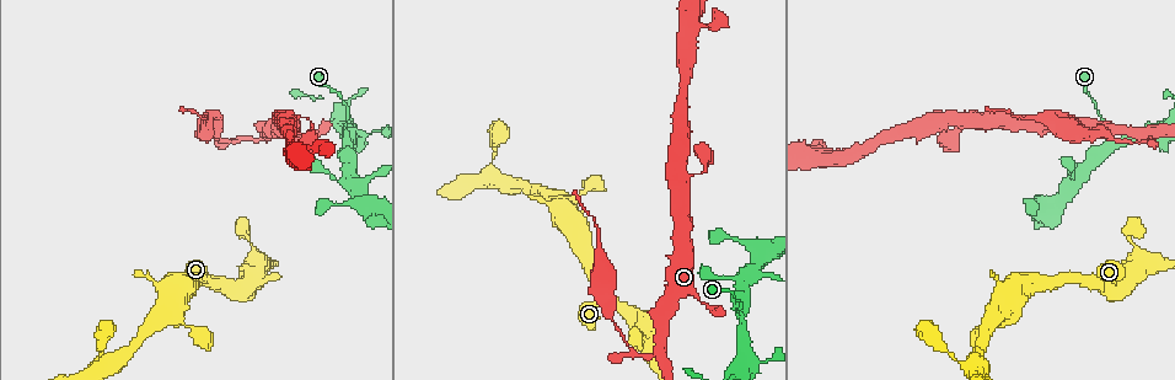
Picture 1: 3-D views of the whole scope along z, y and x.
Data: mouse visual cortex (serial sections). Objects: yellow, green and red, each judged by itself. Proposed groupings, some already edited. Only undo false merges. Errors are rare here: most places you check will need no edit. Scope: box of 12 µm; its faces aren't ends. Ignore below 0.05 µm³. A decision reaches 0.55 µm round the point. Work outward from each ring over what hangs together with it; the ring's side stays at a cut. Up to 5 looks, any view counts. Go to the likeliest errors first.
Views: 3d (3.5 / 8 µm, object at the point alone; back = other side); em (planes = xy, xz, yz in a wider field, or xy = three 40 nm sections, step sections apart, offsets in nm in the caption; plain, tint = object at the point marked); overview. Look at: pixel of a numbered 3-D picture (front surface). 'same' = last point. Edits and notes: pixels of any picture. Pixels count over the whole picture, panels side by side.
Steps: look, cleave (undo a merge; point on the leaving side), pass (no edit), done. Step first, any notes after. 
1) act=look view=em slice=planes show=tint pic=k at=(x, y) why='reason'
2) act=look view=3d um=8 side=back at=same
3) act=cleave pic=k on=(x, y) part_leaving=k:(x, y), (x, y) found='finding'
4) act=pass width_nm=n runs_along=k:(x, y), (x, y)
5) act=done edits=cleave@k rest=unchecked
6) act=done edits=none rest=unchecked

act=look view=3d um=3.5 pic=1 at=(622, 339) why='thin neck'

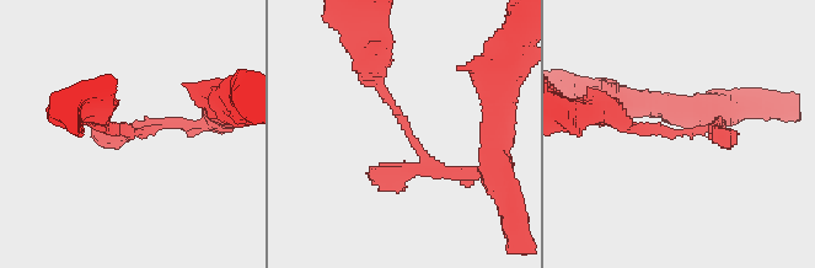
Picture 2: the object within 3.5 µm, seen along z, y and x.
act=look view=em slice=xy step=5 show=tint pic=2 at=(131, 135) arm_widths_nm=150,200 why='shape alone is not enough'

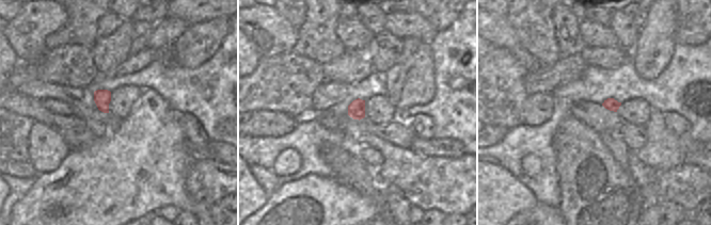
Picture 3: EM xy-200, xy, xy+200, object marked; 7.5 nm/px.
act=pass runs_along=2:(467, 177), (418, 149), (373, 66) found='one cell here'

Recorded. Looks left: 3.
act=look view=em slice=xy step=1 show=tint pic=1 at=(741, 281) why='calibre changes'

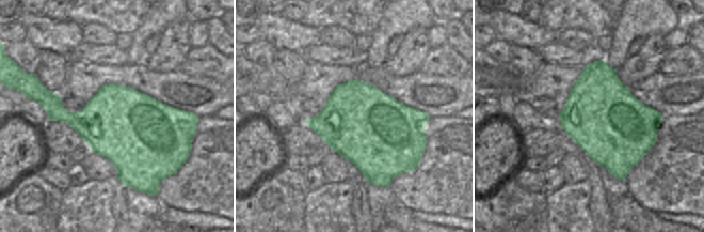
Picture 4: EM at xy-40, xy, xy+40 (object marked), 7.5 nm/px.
act=look view=3d um=3.5 side=back at=same

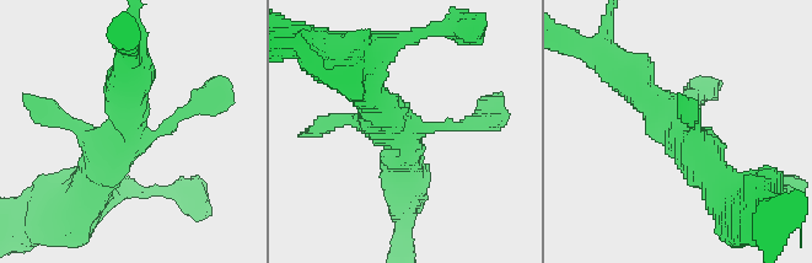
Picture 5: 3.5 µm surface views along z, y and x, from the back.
act=pass runs_along=5:(622, 70), (656, 105), (725, 188) found='one cell here'

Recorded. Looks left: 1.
act=done edits=none rest=unchecked

